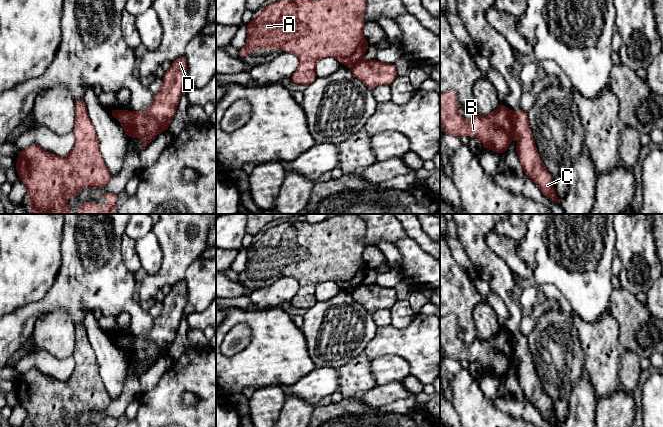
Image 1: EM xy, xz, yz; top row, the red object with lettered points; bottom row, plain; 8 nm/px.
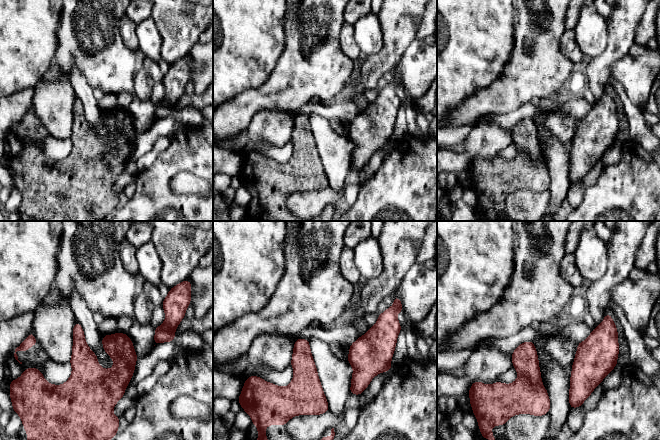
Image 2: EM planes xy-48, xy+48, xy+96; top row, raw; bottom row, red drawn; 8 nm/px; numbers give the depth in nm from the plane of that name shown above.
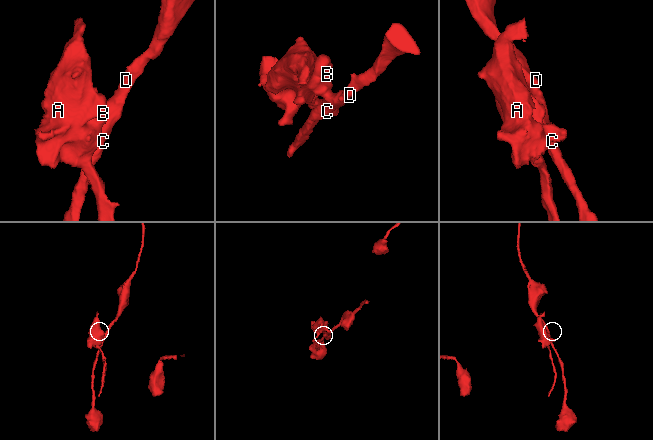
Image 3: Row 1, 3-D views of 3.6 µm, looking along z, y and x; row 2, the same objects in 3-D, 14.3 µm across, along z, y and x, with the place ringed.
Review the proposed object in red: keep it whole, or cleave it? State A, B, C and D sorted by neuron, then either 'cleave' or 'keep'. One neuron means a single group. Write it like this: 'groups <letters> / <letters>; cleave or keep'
groups A B / C D; cleave

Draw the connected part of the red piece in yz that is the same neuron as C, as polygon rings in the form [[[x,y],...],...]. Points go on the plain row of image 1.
[[[516,333],[513,336],[513,348],[519,385],[525,399],[528,400],[554,427],[560,427],[554,414],[553,400],[545,392],[534,367],[533,358],[529,350],[528,336]]]

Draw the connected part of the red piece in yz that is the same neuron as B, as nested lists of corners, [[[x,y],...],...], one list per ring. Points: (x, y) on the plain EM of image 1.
[[[453,315],[440,320],[440,346],[445,358],[478,361],[486,373],[497,377],[507,376],[515,362],[513,337],[502,326],[487,340],[476,337],[473,342],[466,344],[458,336],[457,319]]]

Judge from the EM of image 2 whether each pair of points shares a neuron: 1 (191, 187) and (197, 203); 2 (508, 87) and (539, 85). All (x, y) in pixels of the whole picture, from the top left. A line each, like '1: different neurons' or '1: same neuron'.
1: different neurons
2: same neuron

